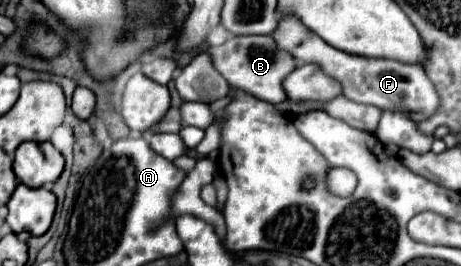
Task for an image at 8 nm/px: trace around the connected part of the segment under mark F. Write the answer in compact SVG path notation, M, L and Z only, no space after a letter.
M293 17L279 19L277 31L271 35L277 41L277 47L291 53L299 63L319 65L329 77L335 77L343 85L343 95L355 103L369 103L383 111L399 111L411 117L421 115L421 119L431 117L439 107L439 97L433 83L427 79L425 69L417 63L399 63L395 59L375 59L343 53L327 45L321 37L309 31L303 23Z

